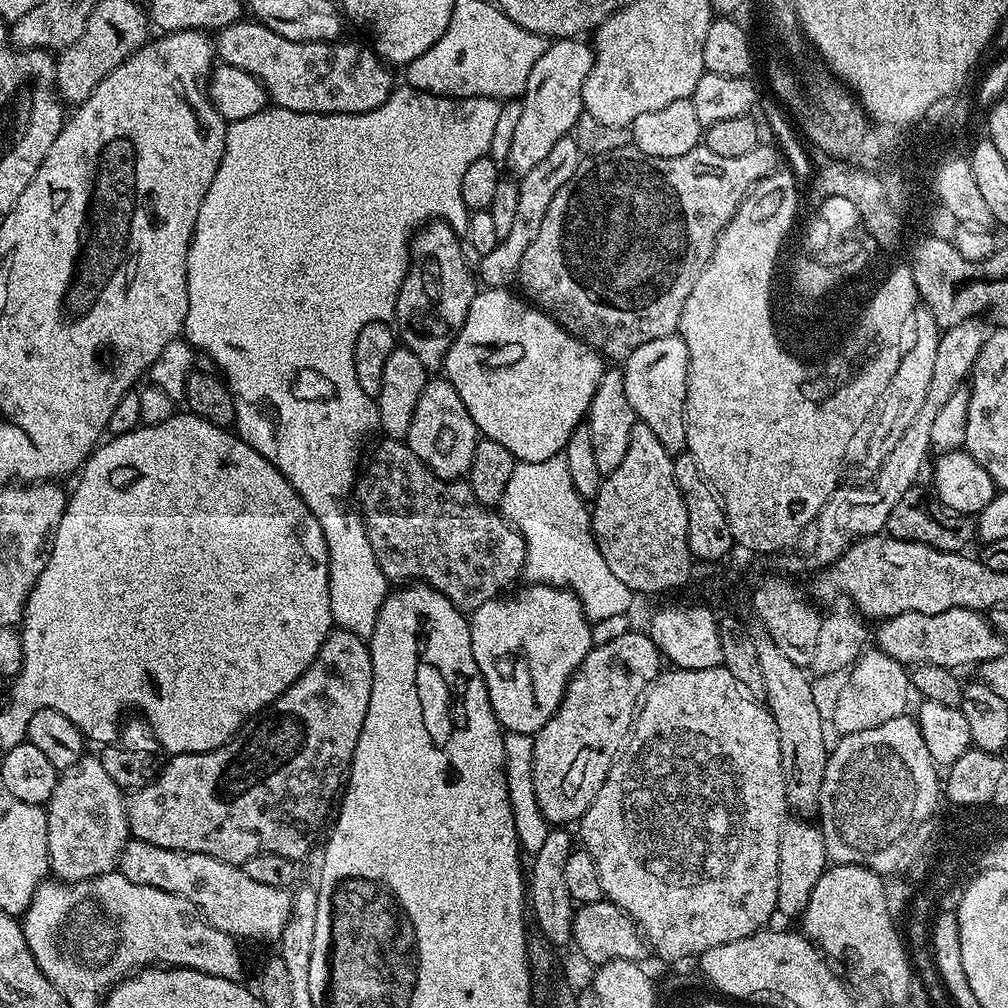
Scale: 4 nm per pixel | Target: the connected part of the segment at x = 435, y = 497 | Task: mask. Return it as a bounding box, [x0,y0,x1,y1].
[354,438,526,614]

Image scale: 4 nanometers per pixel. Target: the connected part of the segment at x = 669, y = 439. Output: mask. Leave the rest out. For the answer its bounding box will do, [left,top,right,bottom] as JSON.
[622,334,688,454]

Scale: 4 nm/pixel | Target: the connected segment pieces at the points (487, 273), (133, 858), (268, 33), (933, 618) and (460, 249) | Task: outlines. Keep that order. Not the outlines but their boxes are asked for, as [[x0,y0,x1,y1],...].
[[478,135,582,288],[118,838,292,941],[214,18,394,112],[875,608,1005,670],[394,219,478,370]]

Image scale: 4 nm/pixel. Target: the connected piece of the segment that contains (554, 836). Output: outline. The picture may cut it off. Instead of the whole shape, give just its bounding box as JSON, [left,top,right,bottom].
[526,827,574,949]

